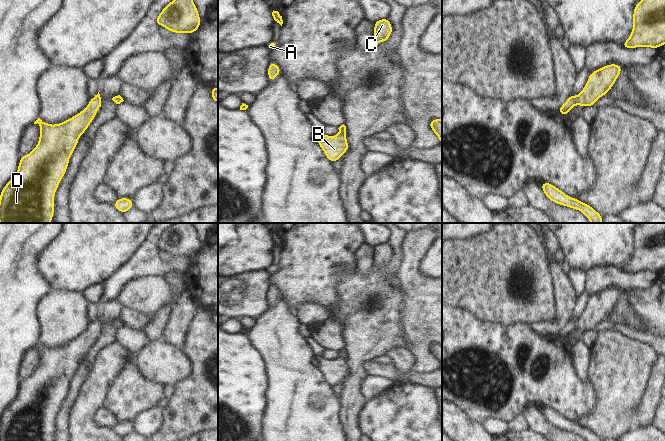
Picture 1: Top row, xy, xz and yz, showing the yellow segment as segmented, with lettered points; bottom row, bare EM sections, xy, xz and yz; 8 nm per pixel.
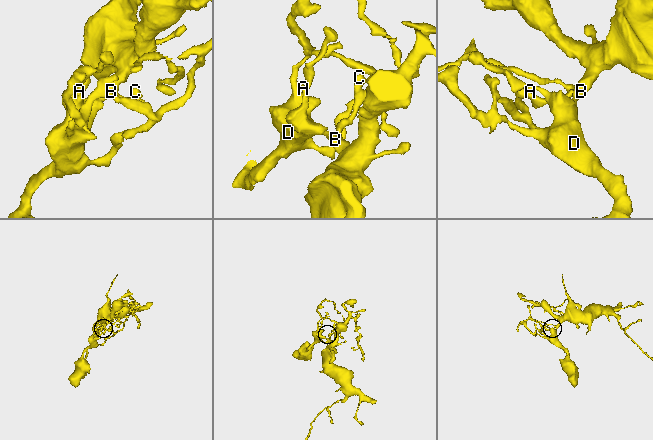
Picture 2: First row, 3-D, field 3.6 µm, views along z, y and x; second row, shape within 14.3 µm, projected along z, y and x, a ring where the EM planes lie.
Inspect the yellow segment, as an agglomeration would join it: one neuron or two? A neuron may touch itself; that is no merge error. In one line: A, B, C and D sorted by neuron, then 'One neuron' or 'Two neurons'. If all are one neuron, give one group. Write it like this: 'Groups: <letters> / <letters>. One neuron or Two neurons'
Groups: A B C D. One neuron.

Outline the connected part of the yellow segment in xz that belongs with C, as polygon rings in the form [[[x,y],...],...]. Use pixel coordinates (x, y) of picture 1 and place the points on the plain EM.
[[[383,242],[374,246],[374,264],[373,269],[378,269],[378,267],[388,265],[391,257],[393,256],[392,249],[388,242]]]

